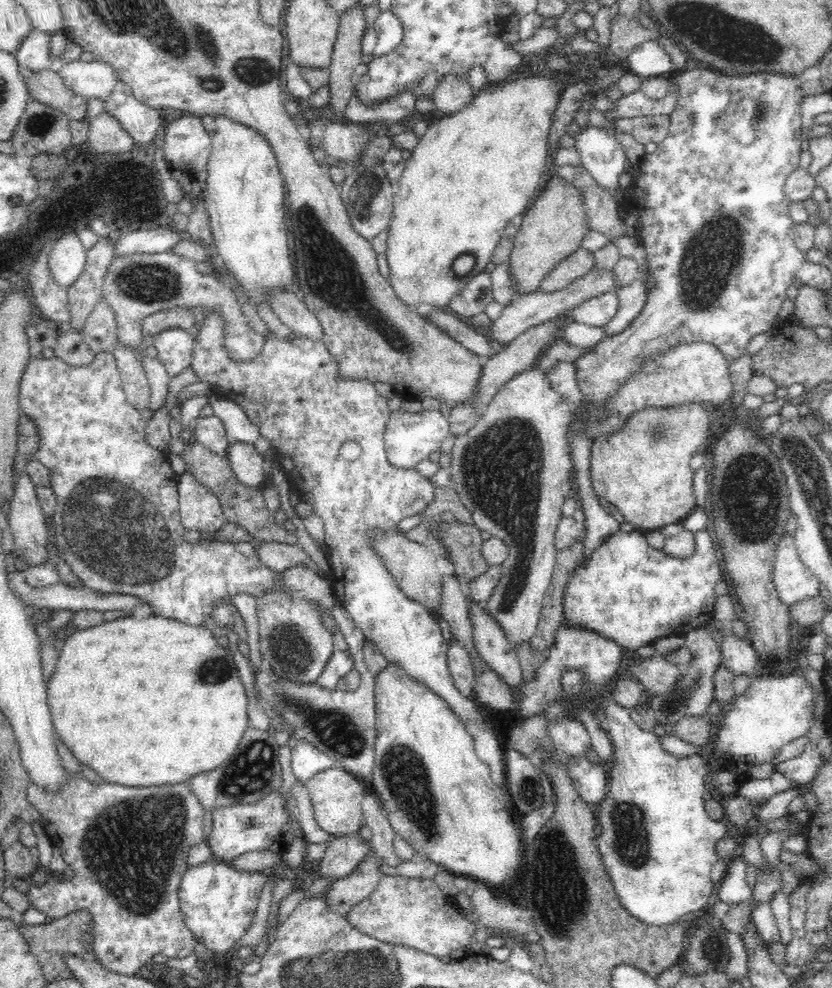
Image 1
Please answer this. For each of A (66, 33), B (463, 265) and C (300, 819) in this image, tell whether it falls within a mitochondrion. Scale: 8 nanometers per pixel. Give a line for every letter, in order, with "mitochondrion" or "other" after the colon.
A: other
B: mitochondrion
C: other

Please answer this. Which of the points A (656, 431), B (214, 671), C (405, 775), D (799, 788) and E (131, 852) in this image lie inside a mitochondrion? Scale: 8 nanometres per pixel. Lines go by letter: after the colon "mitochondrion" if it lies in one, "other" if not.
A: mitochondrion
B: mitochondrion
C: mitochondrion
D: other
E: mitochondrion

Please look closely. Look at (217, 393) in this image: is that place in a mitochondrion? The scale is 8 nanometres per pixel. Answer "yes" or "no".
no

